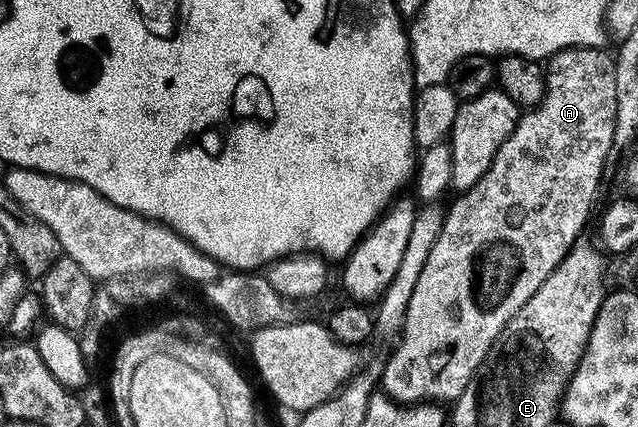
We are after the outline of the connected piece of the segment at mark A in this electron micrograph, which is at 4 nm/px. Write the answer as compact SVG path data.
M570 46L570 47L569 47L569 49L567 49L567 50L558 50L558 51L557 51L557 53L555 53L555 54L553 54L553 55L551 55L551 57L550 57L550 59L549 59L549 61L548 61L548 62L547 62L547 63L546 63L546 66L545 66L545 73L546 73L546 75L547 75L547 83L546 83L546 84L545 84L545 96L544 96L544 97L543 97L543 99L542 99L542 100L541 100L541 104L540 104L540 105L539 105L539 106L537 106L537 107L535 107L535 109L533 109L533 110L528 110L528 111L526 111L526 112L523 112L523 113L520 113L520 115L519 115L519 123L518 123L518 124L517 124L517 128L513 128L513 132L512 132L512 133L511 133L511 134L510 134L510 135L509 135L509 136L508 136L508 137L507 137L507 139L506 139L506 140L505 140L505 144L501 144L501 148L497 148L497 156L493 156L493 164L489 164L489 172L485 172L485 176L481 176L481 180L477 180L477 184L473 184L473 188L469 188L469 189L468 189L468 190L464 190L464 191L462 191L462 193L460 193L460 194L459 194L459 195L458 195L458 197L459 197L459 199L457 199L457 200L456 200L456 202L455 202L455 203L453 203L453 204L452 204L452 206L451 206L451 207L450 207L450 206L449 206L449 205L448 205L448 206L447 206L447 207L446 207L446 210L445 210L445 213L444 213L444 215L443 215L443 227L442 227L442 228L441 228L441 236L437 236L437 244L433 244L433 248L432 248L432 250L430 250L430 251L429 251L429 260L425 260L425 268L421 268L421 277L419 277L419 279L417 279L417 285L416 285L416 286L414 286L414 287L413 287L413 296L409 296L409 308L408 308L408 309L407 309L407 311L406 311L406 312L405 312L405 320L404 320L404 321L403 321L403 328L402 328L402 331L401 331L401 335L400 335L400 336L399 336L399 337L398 337L398 340L397 340L397 343L398 343L398 342L399 342L399 344L398 344L398 345L397 345L397 346L396 346L396 348L395 348L395 352L394 352L394 353L393 353L393 354L392 354L392 356L391 356L391 359L389 359L389 360L388 360L388 362L387 362L387 363L385 363L385 364L384 364L384 366L383 366L383 374L382 374L382 370L381 370L381 390L382 390L382 393L384 393L384 394L387 394L387 395L388 395L388 396L389 396L389 397L391 397L391 398L392 398L392 400L393 400L393 401L395 401L395 402L401 402L401 403L403 403L403 405L405 405L405 406L414 406L414 405L416 405L416 404L451 404L451 403L454 403L454 401L455 401L455 399L457 399L457 398L459 398L459 397L460 397L460 396L461 396L461 392L465 392L465 388L466 388L466 387L467 387L467 386L468 386L468 384L469 384L469 383L470 383L470 382L471 382L471 381L472 381L472 380L474 380L474 379L475 379L475 376L476 376L476 374L478 374L478 372L479 372L479 369L480 369L480 368L481 368L481 364L482 364L482 363L483 363L483 362L484 362L484 360L485 360L485 359L487 359L487 353L489 353L489 351L490 351L490 350L491 350L491 349L492 349L492 348L493 348L493 344L494 344L494 343L495 343L495 341L496 341L496 340L497 340L497 336L501 336L501 332L502 332L502 331L503 331L503 329L504 329L504 328L505 328L505 324L509 324L509 320L513 320L513 316L517 316L517 312L521 312L521 308L525 308L525 300L529 300L529 299L531 299L531 297L532 297L532 296L533 296L533 292L537 292L537 288L541 288L541 284L545 284L545 280L549 280L549 276L550 276L550 275L551 275L551 274L552 274L552 273L553 273L553 271L555 271L555 269L556 269L556 268L557 268L557 264L561 264L561 260L565 260L565 256L566 256L566 255L567 255L567 254L568 254L568 252L570 252L570 251L571 251L571 249L573 249L573 247L574 247L574 246L575 246L575 243L576 243L576 242L578 242L578 241L580 241L580 238L581 238L581 235L582 235L582 234L579 234L579 233L581 233L581 232L582 232L582 230L583 230L583 229L585 229L585 228L586 228L586 226L587 226L587 221L589 221L589 220L590 220L590 218L591 218L591 209L593 209L593 208L594 208L594 206L595 206L595 197L597 197L597 196L598 196L598 194L599 194L599 185L601 185L601 184L602 184L602 182L603 182L603 169L605 169L605 168L606 168L606 166L607 166L607 157L609 157L609 156L610 156L610 157L612 157L612 154L613 154L613 151L612 151L612 146L613 146L613 144L614 144L614 124L615 124L615 121L616 121L616 120L617 120L617 97L616 97L616 77L615 77L615 76L614 76L614 68L615 68L615 59L614 59L614 57L612 57L612 55L611 55L611 54L610 54L610 53L609 53L609 54L608 54L608 55L607 55L607 54L606 54L606 52L605 52L605 51L606 51L606 49L603 49L603 48L596 48L596 47L594 47L594 46Z

